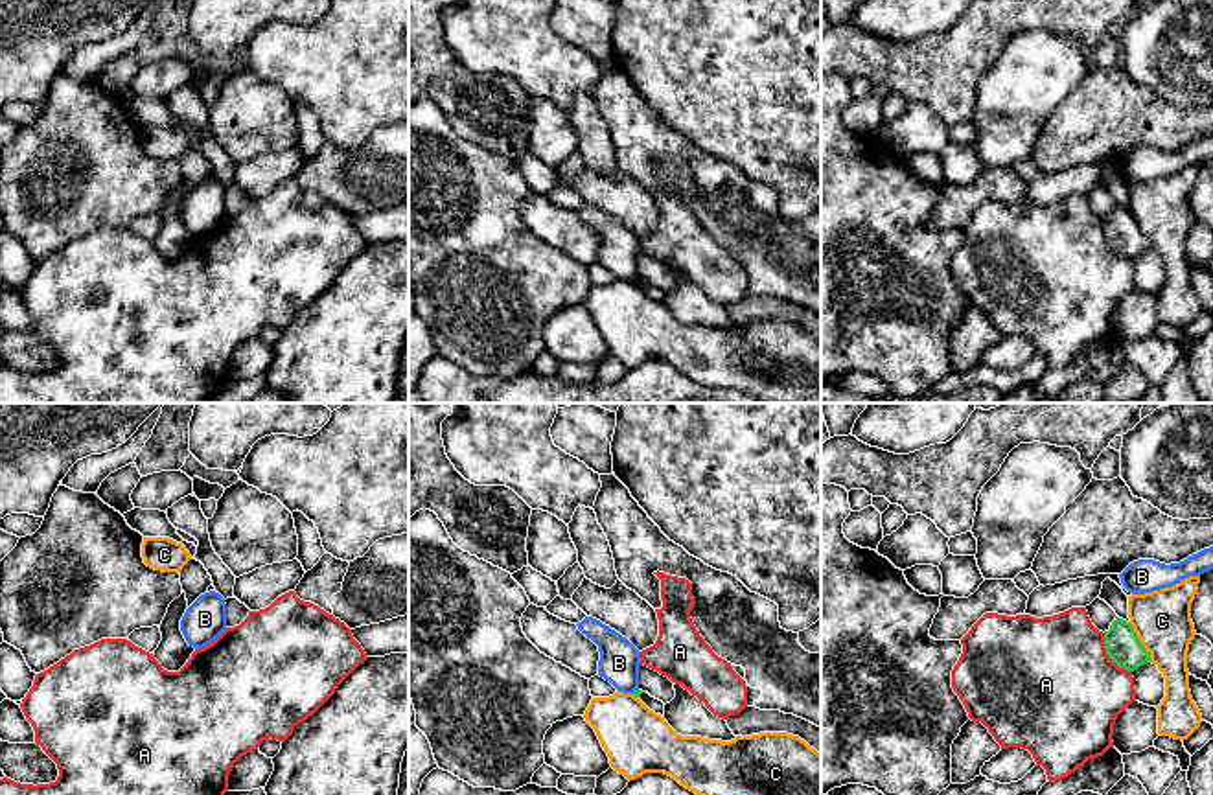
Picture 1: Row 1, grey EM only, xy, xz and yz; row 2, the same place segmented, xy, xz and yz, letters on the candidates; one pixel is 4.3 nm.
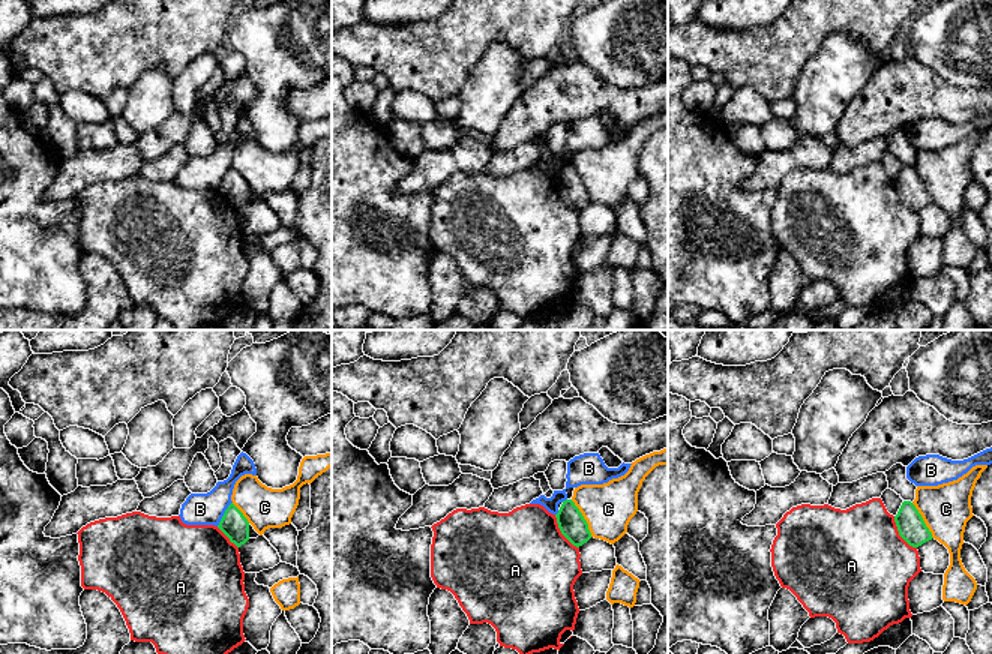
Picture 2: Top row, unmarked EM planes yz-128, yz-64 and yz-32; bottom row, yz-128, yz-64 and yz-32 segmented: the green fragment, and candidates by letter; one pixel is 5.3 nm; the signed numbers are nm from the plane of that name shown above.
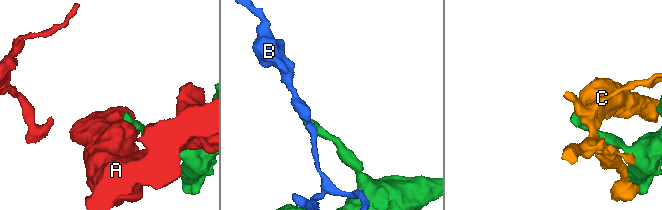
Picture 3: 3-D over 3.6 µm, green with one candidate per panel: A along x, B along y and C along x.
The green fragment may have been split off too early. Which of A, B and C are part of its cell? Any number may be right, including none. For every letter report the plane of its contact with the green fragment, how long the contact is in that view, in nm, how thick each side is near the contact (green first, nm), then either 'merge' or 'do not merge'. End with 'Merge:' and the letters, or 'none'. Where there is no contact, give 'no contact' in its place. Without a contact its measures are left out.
A: contact in yz; length 220 nm; calibres 150 and 500 nm; do not merge
B: contact in xz; length 40 nm; calibres 30 and 180 nm; do not merge
C: contact in yz; length 200 nm; calibres 150 and 260 nm; do not merge
Merge: none

